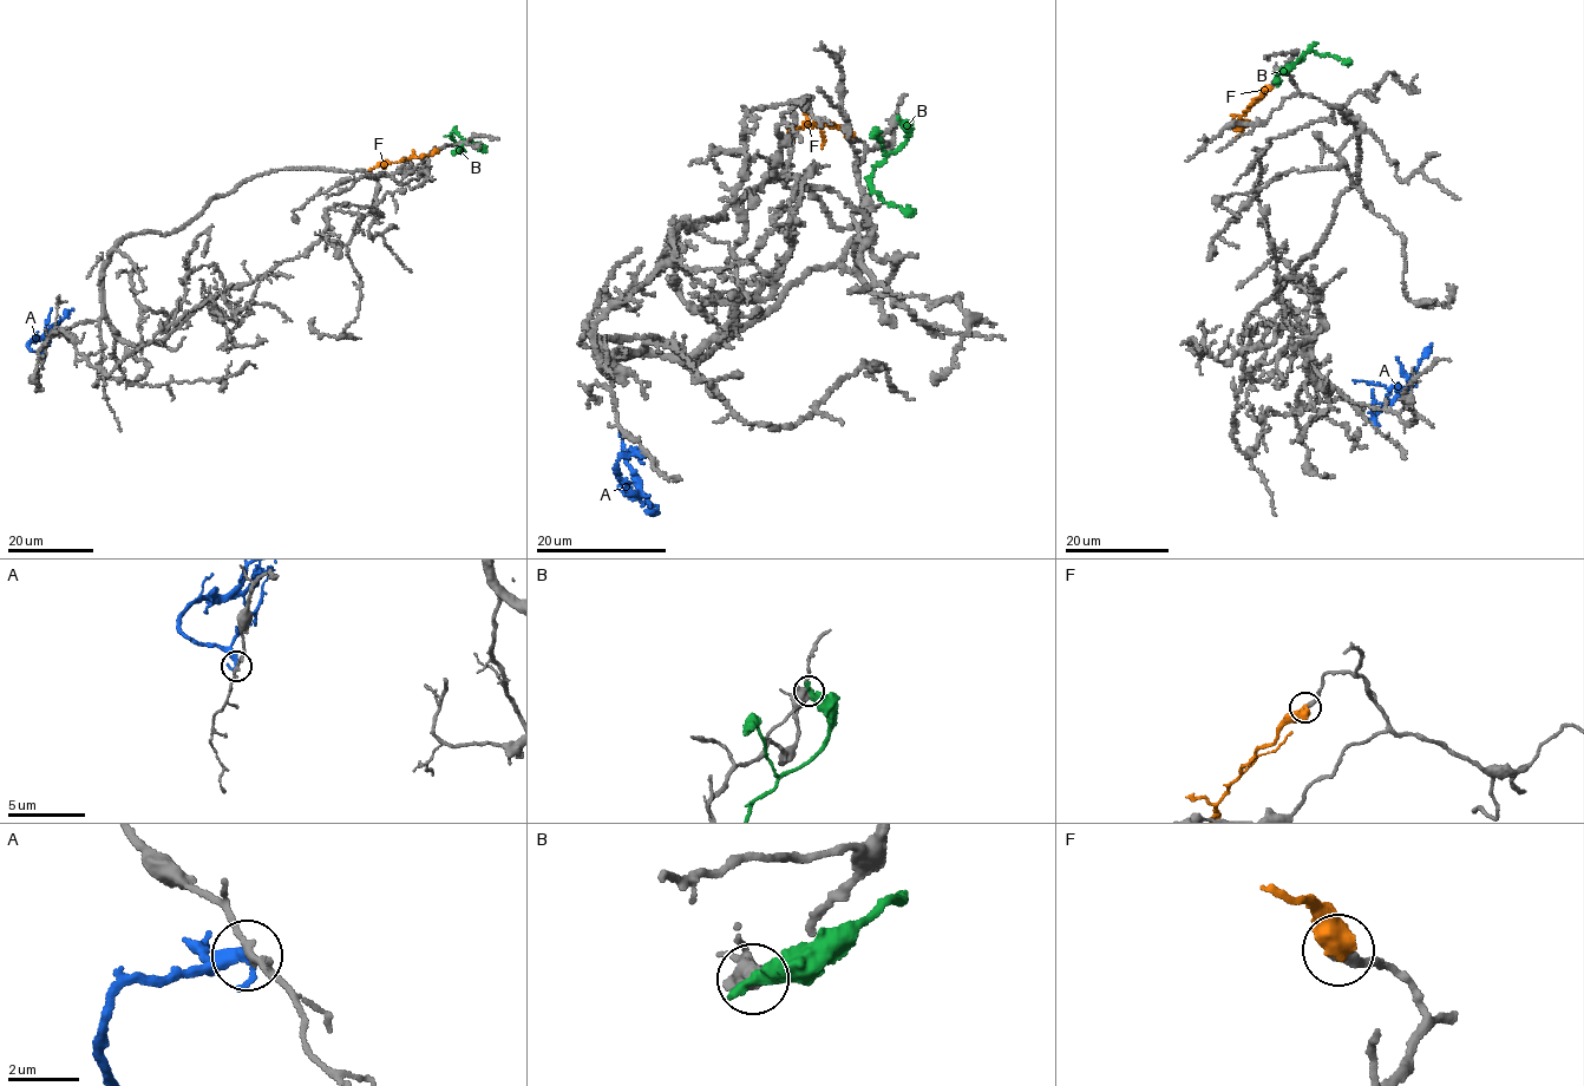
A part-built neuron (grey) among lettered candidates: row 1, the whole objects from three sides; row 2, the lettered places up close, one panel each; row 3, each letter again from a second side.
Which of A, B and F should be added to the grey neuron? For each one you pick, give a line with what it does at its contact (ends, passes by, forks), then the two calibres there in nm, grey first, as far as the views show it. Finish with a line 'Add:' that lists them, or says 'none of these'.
F: it ends | 320/600 nm
Add: F

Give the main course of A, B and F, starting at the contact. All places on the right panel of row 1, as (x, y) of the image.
A: (1375, 424), (1369, 419), (1405, 394), (1405, 391), (1353, 379)
B: (1277, 72), (1310, 50), (1349, 61)
F: (1270, 86), (1249, 105), (1239, 122), (1243, 131), (1237, 136)

